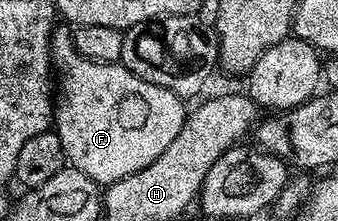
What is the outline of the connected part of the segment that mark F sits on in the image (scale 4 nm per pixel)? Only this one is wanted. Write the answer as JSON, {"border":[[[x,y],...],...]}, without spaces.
{"border":[[[55,28],[50,35],[50,59],[56,74],[56,104],[52,125],[64,147],[67,162],[98,182],[99,186],[105,187],[160,159],[160,155],[164,155],[164,150],[168,148],[168,143],[172,143],[172,139],[180,135],[180,127],[184,127],[188,109],[187,106],[182,106],[185,105],[183,98],[164,87],[132,75],[132,71],[128,71],[120,63],[81,57],[74,46],[71,30],[66,29]]]}

